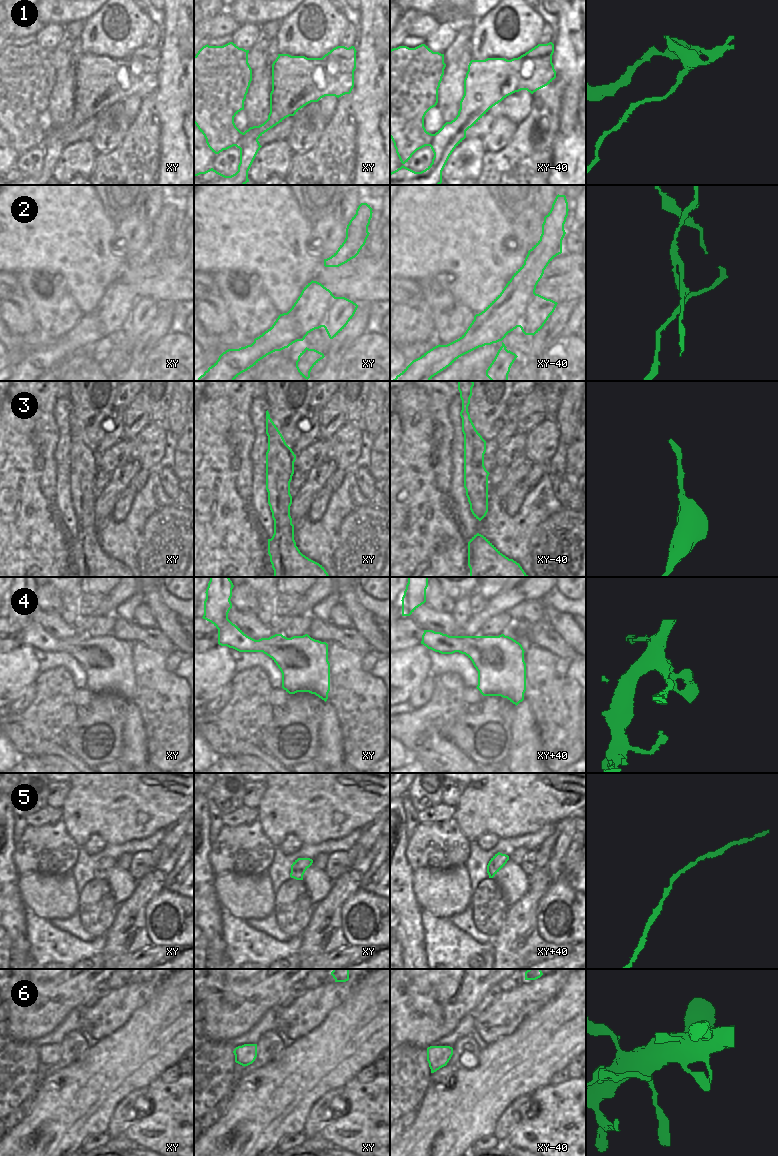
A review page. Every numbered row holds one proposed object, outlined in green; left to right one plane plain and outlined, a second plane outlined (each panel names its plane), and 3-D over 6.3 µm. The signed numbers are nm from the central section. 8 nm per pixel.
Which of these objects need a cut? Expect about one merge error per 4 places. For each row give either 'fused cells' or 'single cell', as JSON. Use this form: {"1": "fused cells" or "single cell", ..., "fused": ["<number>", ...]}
{"1": "fused cells", "2": "fused cells", "3": "single cell", "4": "single cell", "5": "single cell", "6": "single cell", "fused": ["1", "2"]}

